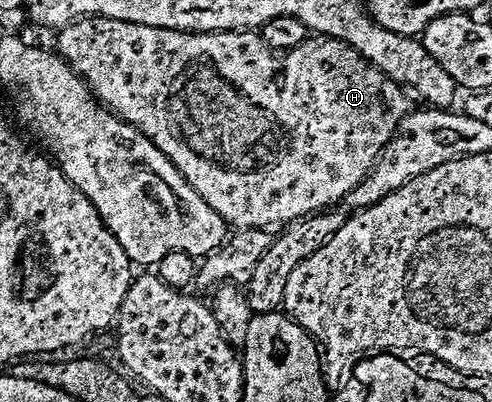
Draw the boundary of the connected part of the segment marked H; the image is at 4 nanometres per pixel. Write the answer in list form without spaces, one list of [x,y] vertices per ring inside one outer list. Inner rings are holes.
[[[83,16],[61,27],[57,34],[57,53],[86,81],[86,86],[99,103],[129,126],[134,126],[144,136],[148,136],[148,140],[152,140],[152,144],[156,144],[156,148],[160,148],[160,152],[172,160],[174,167],[184,176],[184,180],[188,180],[188,184],[192,184],[194,191],[234,228],[274,228],[277,222],[289,224],[296,218],[305,218],[311,212],[329,207],[329,202],[337,197],[345,197],[347,191],[353,189],[355,183],[370,169],[376,157],[376,147],[383,141],[384,135],[397,125],[399,118],[412,106],[406,99],[407,91],[403,87],[377,70],[367,58],[355,52],[341,38],[307,36],[289,47],[283,53],[286,55],[277,62],[274,59],[275,51],[262,41],[261,33],[250,30],[213,30],[207,34],[195,34],[189,30],[156,28],[115,18]]]

